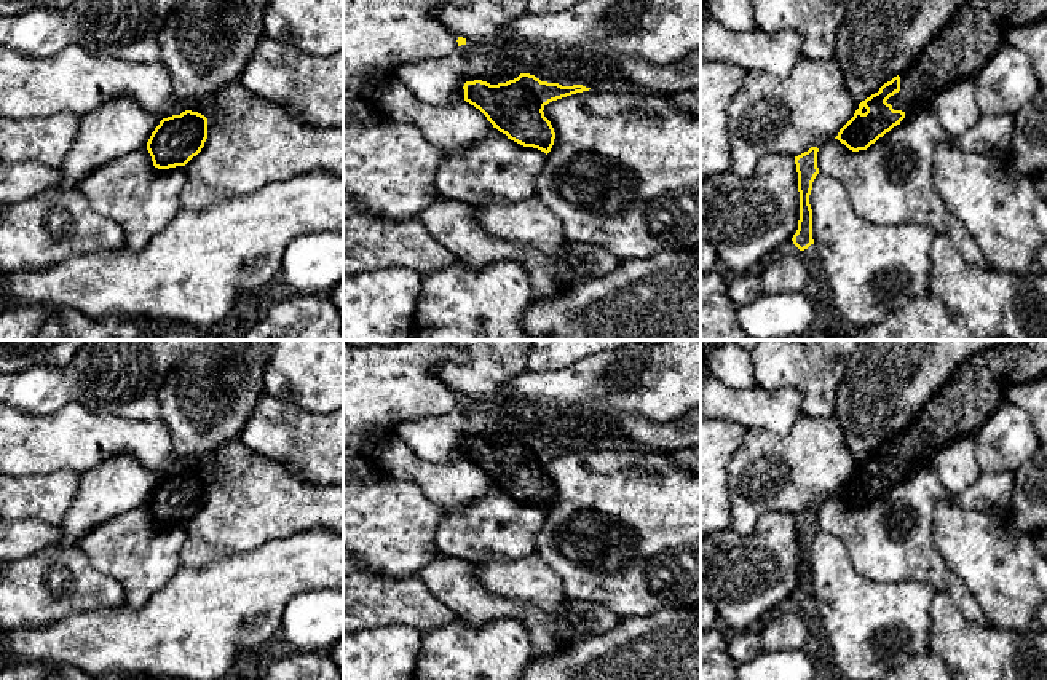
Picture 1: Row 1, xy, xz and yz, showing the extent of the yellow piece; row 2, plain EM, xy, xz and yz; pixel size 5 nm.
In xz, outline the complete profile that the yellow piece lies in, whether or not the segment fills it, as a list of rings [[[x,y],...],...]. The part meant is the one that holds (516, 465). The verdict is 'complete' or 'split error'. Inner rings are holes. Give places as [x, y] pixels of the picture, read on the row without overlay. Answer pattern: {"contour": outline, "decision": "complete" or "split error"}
{"contour": [[[520,431],[517,436],[498,442],[482,437],[466,439],[463,447],[464,458],[479,466],[508,496],[547,512],[554,503],[555,490],[544,474],[544,465],[552,458],[591,445],[562,444],[541,439],[530,431]]], "decision": "complete"}

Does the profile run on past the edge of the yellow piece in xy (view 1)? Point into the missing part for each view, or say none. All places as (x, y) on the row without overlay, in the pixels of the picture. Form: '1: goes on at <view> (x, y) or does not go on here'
1: does not go on here

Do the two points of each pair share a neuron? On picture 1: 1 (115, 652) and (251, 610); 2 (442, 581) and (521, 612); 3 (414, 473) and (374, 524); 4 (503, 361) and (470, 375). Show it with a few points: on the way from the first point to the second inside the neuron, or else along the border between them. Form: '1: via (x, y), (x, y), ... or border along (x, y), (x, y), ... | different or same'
1: via (149, 640), (193, 629), (206, 616), (217, 612) | same
2: via (462, 593), (478, 607), (501, 608) | same
3: border along (377, 466), (391, 476), (414, 482), (436, 503) | different
4: via (495, 361), (478, 375) | same

